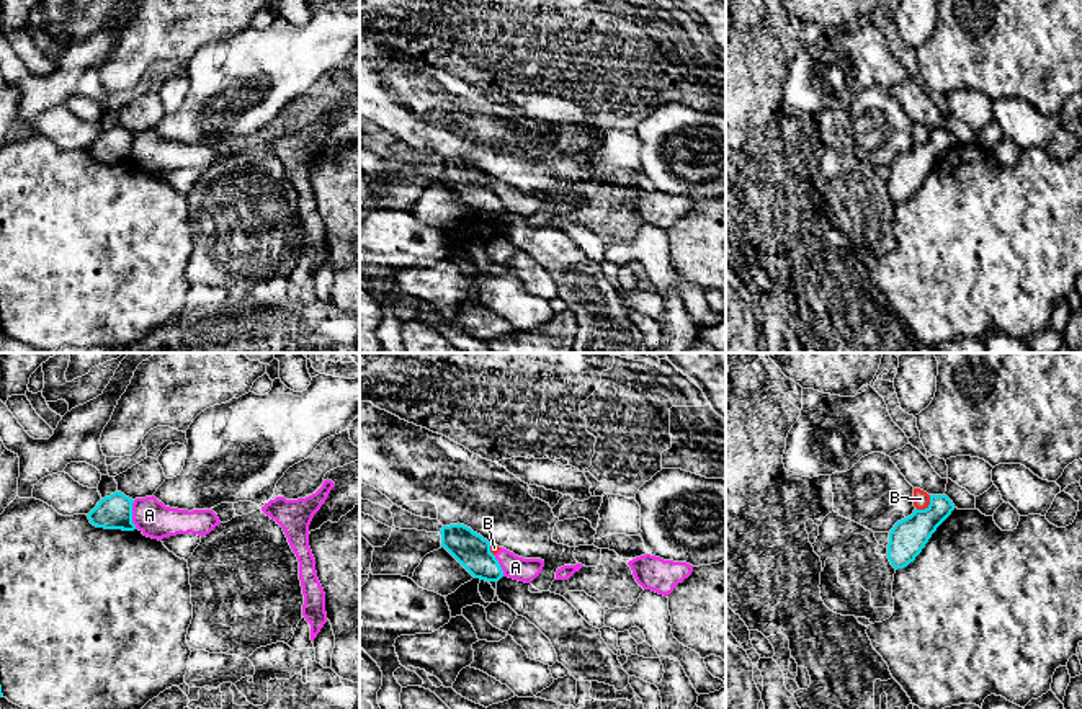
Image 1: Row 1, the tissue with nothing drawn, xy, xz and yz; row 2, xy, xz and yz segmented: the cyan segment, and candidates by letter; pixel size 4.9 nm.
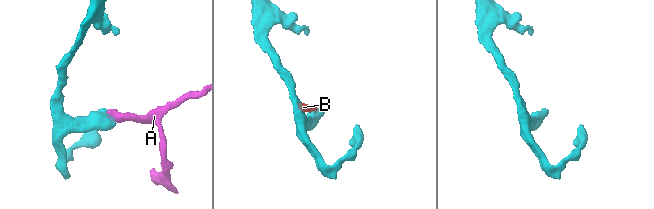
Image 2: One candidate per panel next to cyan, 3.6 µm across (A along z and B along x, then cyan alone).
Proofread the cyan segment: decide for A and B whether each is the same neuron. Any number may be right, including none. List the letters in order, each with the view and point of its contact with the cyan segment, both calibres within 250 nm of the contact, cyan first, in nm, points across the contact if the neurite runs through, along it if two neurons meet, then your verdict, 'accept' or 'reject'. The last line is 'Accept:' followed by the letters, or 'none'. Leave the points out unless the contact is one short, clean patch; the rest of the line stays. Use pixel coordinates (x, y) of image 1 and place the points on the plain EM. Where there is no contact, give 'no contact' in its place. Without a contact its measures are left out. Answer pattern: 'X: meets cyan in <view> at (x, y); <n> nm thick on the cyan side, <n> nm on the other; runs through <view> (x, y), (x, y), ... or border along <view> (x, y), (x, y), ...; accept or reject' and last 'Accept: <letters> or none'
A: meets cyan in xy at (131, 149); 170 nm thick on the cyan side, 170 nm on the other; border along xy (133, 134), (133, 157), (138, 162); reject
B: meets cyan in yz at (925, 142); 180 nm thick on the cyan side, 80 nm on the other; border along yz (930, 129), (930, 136), (924, 142), (916, 142); reject
Accept: none

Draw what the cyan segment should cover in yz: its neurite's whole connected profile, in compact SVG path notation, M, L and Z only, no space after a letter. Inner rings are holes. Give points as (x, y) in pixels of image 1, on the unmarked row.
M930 129L930 139L894 158L889 167L888 193L897 203L907 201L922 186L937 162L955 144L946 129Z

